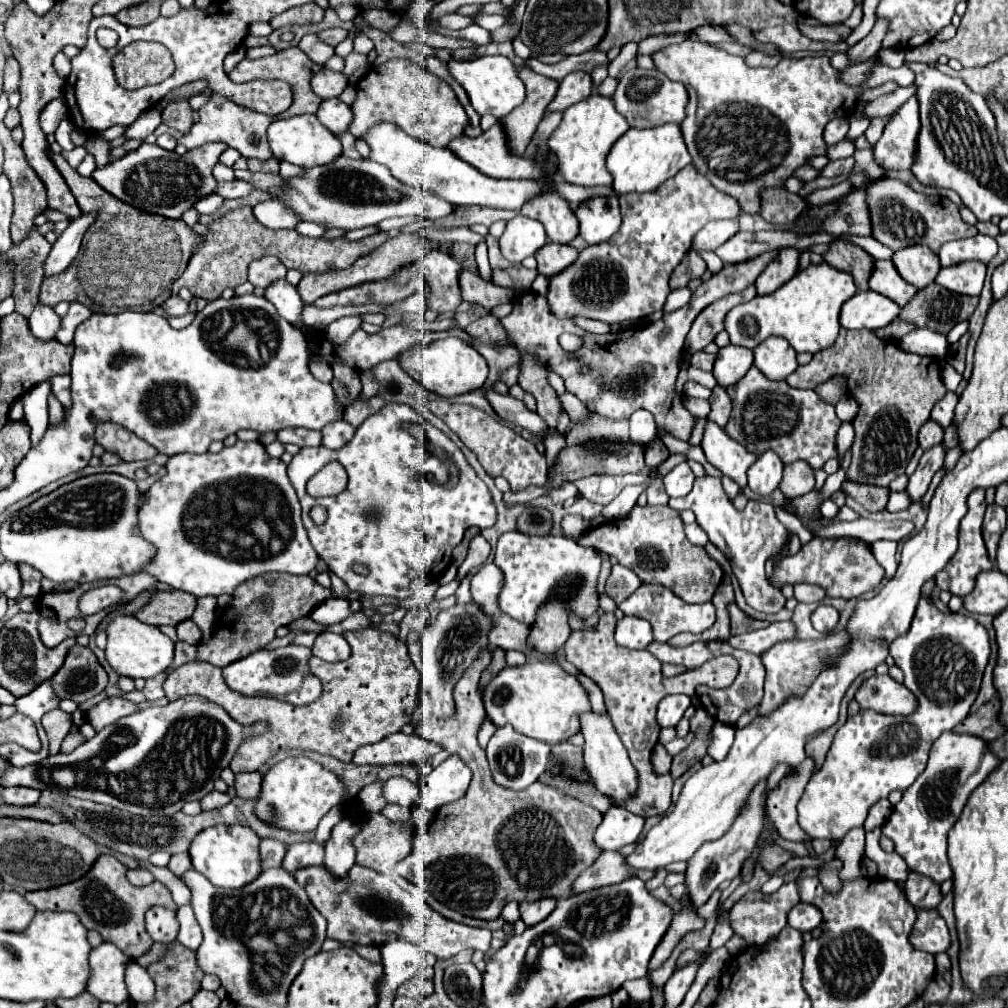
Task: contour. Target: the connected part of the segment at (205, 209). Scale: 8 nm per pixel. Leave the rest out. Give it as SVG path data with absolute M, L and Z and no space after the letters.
M211 193L211 195L205 195L203 199L199 199L199 203L195 203L195 209L197 209L199 213L209 215L209 213L215 213L215 211L221 207L221 203L223 203L223 199L221 199L219 195Z

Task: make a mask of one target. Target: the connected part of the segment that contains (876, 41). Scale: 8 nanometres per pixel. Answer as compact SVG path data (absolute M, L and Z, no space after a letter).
M879 19L879 23L875 23L875 27L871 29L871 33L865 39L861 39L857 45L847 49L849 61L851 63L863 63L863 61L875 57L881 49L881 41L883 41L885 33L887 33L887 23L883 23L883 19Z

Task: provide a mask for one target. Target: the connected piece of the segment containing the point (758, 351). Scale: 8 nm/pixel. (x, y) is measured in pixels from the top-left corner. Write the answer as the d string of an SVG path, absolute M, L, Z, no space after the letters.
M769 337L755 349L755 367L767 379L785 379L797 369L795 349L783 337Z

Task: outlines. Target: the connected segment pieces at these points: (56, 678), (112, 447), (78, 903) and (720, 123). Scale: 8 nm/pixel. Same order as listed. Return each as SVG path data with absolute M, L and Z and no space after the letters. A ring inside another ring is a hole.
M73 645L71 651L67 653L67 657L65 657L63 667L51 677L51 685L53 685L53 691L55 691L55 695L59 699L71 699L77 705L81 705L81 703L85 703L87 699L95 697L97 693L101 693L107 687L107 673L99 665L97 657L93 655L93 651L89 647Z
M103 421L95 429L95 443L99 443L105 451L119 455L123 461L141 461L141 459L153 459L157 455L155 447L133 435L131 431L125 431L125 427Z
M101 855L97 859L97 863L93 865L93 869L83 879L77 879L77 881L61 885L61 887L45 889L45 891L25 893L25 899L37 911L49 909L49 911L75 913L81 919L81 923L85 925L85 929L99 931L103 941L117 945L127 957L139 959L153 945L153 941L145 929L145 913L155 905L177 911L177 905L171 899L171 891L163 883L153 881L151 885L135 887L127 881L125 871L127 871L127 867L123 867L115 857Z
M685 41L685 43L679 43L679 45L667 45L665 49L651 53L651 59L653 59L655 69L657 69L659 73L663 73L663 75L667 75L671 81L679 81L679 83L683 83L683 85L687 87L689 103L687 103L687 115L685 115L685 119L683 119L683 123L681 123L681 131L683 131L685 145L687 145L687 149L689 149L689 153L691 153L691 157L693 157L695 169L697 169L701 175L705 175L705 177L711 181L711 185L713 185L715 189L719 189L719 191L723 191L723 193L727 193L727 195L733 195L733 197L739 201L739 205L741 205L741 209L743 209L745 213L759 213L759 207L761 207L761 205L759 205L759 193L761 193L763 189L767 189L767 187L781 187L781 181L787 179L787 177L791 177L791 173L793 173L797 167L807 165L807 159L809 159L811 155L823 155L823 153L825 153L827 145L823 143L823 129L825 129L825 125L837 115L837 111L843 107L845 95L859 95L861 89L865 89L865 87L877 87L877 85L883 85L885 81L895 81L895 83L901 85L901 87L913 85L913 81L915 81L915 73L913 73L907 65L903 65L903 67L899 67L899 69L875 67L873 73L869 75L867 83L863 83L861 87L849 87L849 85L845 85L845 83L839 81L839 75L837 75L837 71L831 67L828 56L808 56L800 59L783 57L781 63L779 63L777 67L773 67L773 69L767 69L767 67L749 67L743 57L729 55L729 53L723 51L721 47L711 45L711 43L703 43L703 41ZM739 105L749 107L747 113L743 111L743 115L741 115L741 111L739 111L741 107L739 107Z

